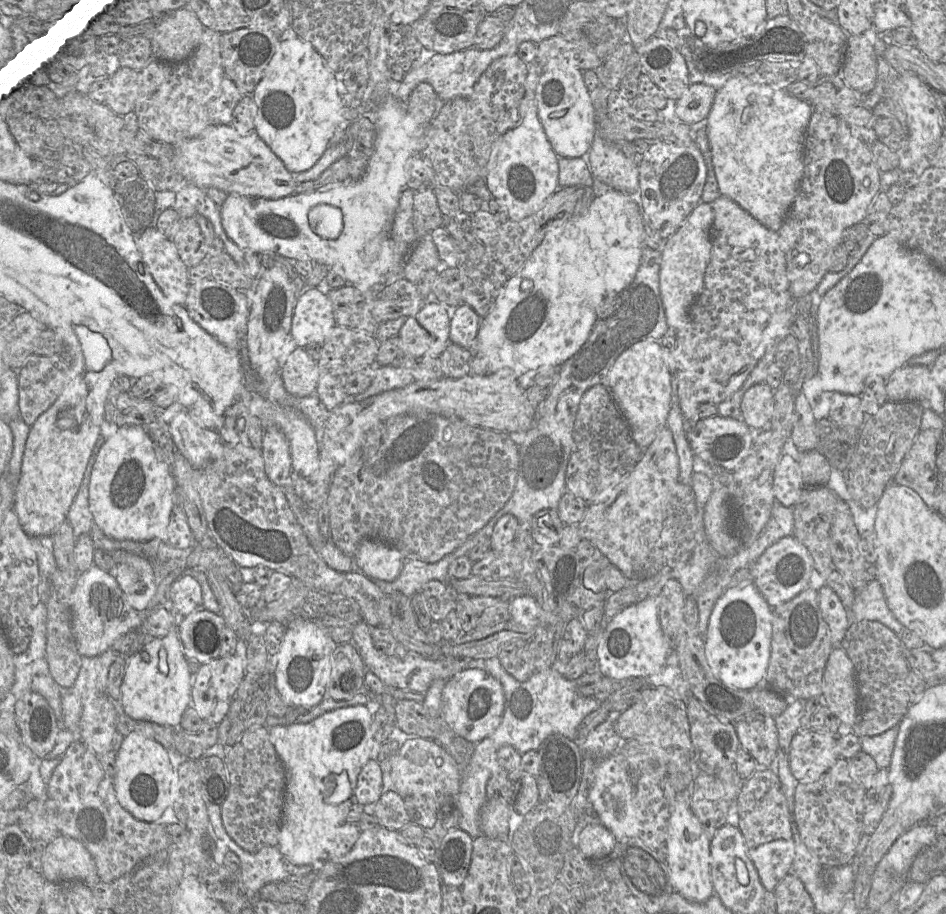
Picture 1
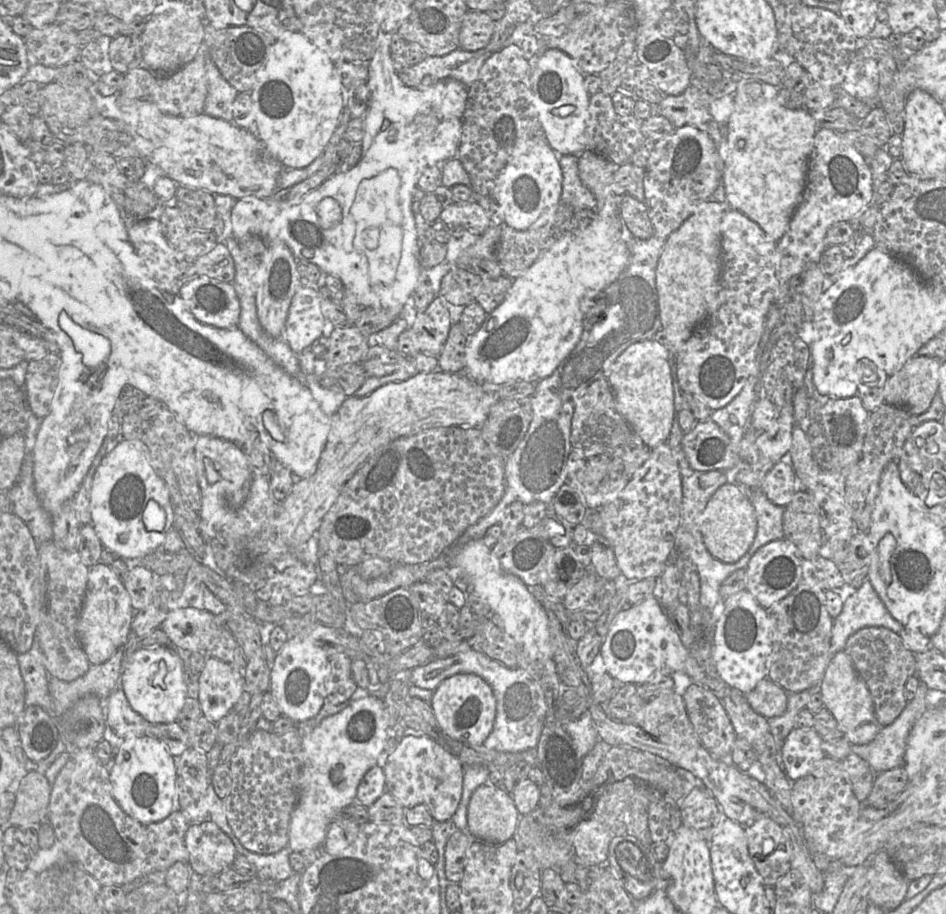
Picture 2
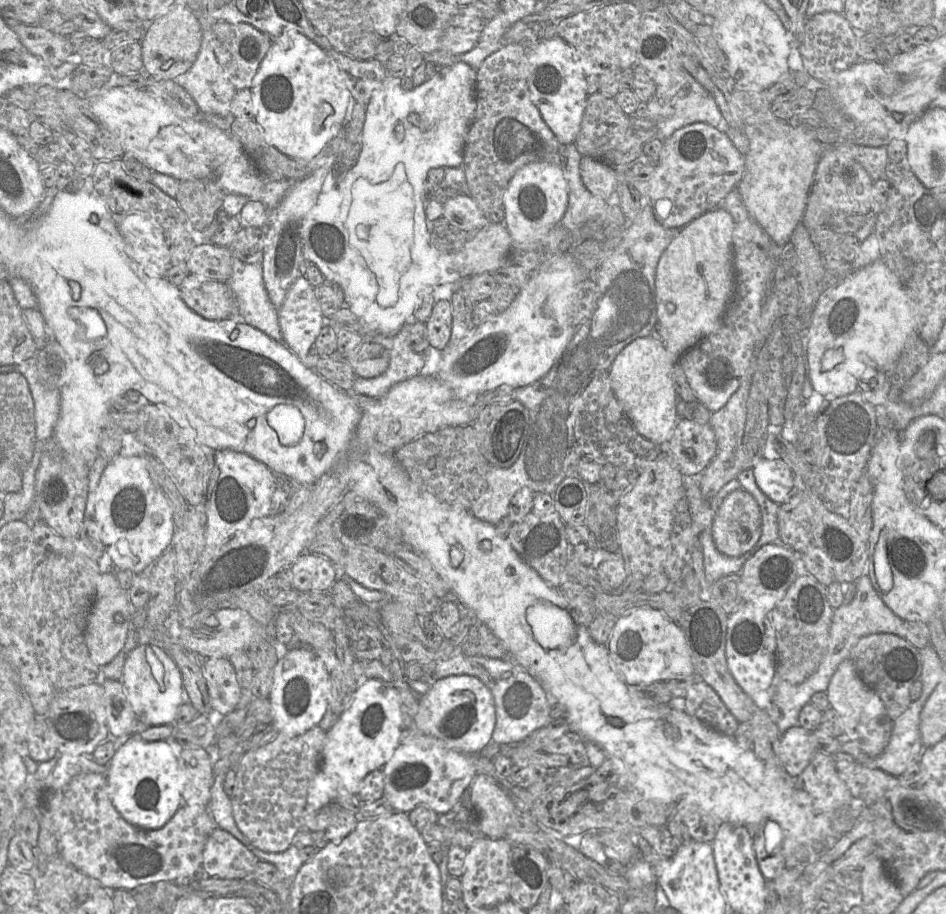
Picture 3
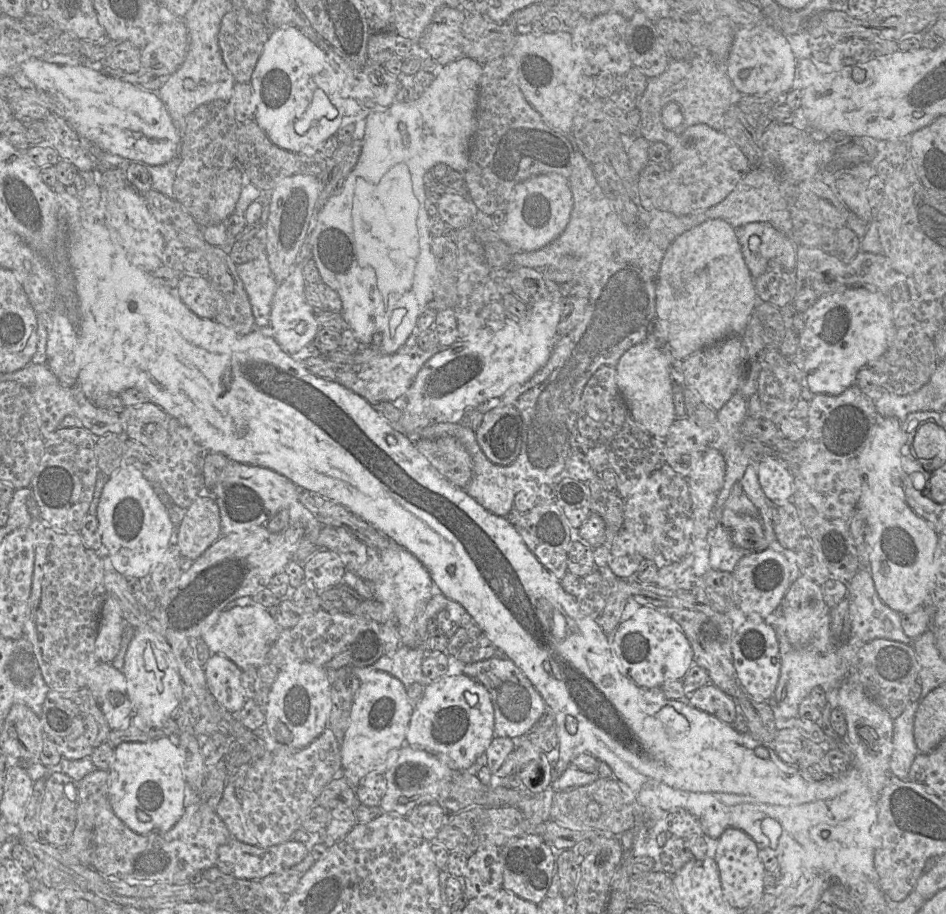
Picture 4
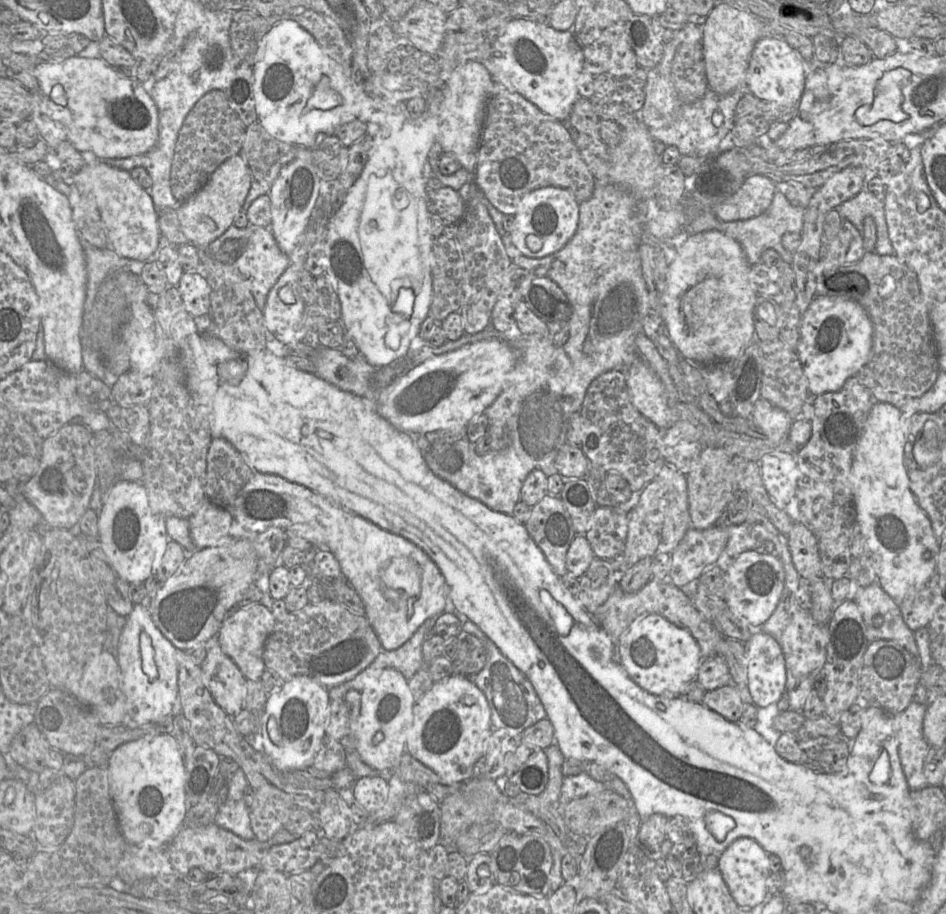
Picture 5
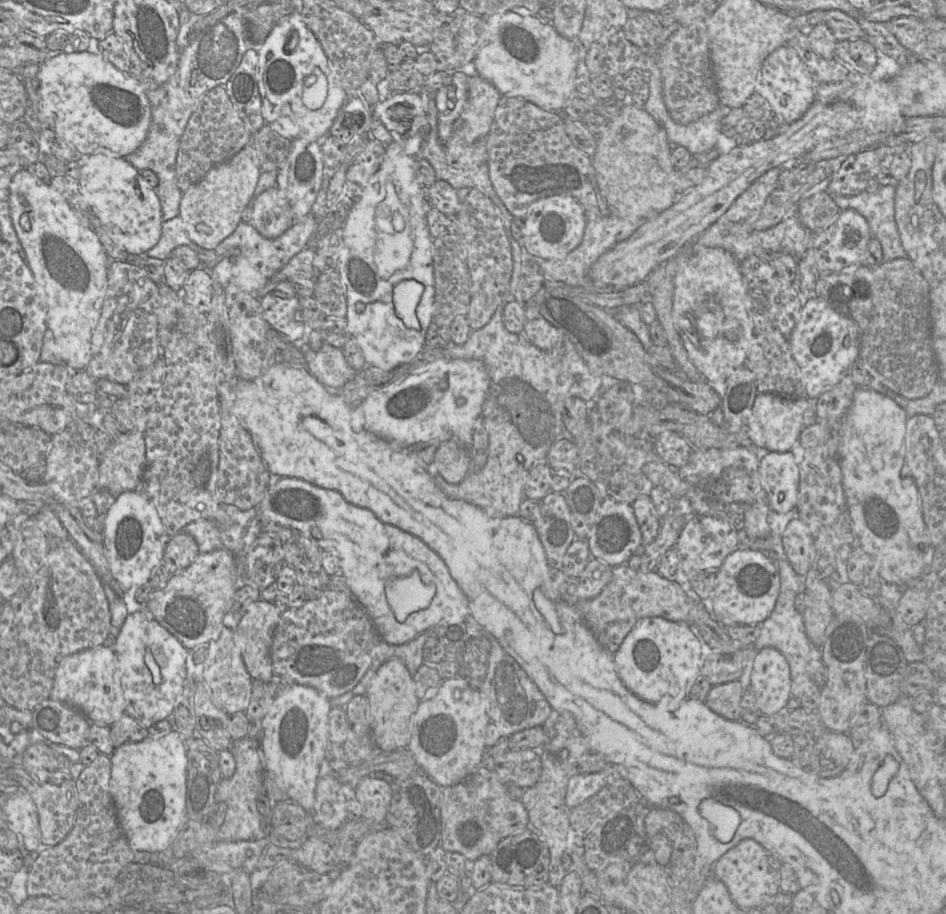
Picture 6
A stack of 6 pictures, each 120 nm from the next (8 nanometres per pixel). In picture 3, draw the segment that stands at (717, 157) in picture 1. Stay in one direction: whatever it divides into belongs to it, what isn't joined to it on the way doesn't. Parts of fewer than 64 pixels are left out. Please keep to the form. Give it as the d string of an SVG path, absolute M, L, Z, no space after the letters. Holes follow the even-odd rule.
M794 128L781 137L767 138L758 152L745 155L745 172L737 189L750 214L777 245L783 246L801 222L823 145L809 129Z

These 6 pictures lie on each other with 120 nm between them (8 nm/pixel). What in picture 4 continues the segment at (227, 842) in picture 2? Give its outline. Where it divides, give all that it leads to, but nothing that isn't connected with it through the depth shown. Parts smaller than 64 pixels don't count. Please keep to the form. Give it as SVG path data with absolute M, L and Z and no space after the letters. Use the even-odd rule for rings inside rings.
M231 838L228 843L219 848L216 868L223 875L238 879L261 881L275 872L291 869L301 862L308 853L306 844L292 839L271 847L259 847Z

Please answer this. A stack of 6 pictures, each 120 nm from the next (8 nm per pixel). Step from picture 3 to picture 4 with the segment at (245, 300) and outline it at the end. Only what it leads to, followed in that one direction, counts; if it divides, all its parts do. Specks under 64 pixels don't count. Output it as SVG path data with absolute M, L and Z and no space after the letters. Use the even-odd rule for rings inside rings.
M265 252L236 266L248 295L256 329L269 330L272 302L278 283L270 269Z

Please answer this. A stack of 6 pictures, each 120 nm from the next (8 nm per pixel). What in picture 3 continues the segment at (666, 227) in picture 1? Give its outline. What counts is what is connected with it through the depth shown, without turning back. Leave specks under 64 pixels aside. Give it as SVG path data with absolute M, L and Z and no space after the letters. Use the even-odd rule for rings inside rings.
M696 122L663 141L660 159L650 178L650 207L664 227L684 227L704 212L719 206L737 187L745 172L745 156L716 127Z

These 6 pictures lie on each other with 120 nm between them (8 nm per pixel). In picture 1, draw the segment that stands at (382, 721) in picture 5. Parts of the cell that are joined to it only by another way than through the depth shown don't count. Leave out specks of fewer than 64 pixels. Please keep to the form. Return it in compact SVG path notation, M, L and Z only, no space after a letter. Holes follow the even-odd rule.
M356 705L331 710L308 723L276 725L269 728L270 740L283 763L286 774L286 789L278 848L282 855L293 864L297 866L318 865L327 859L327 847L330 846L330 842L333 840L337 828L346 822L346 817L350 808L356 803L355 789L357 777L364 764L370 759L370 753L373 748L372 721L373 715L369 712L367 707L365 705Z

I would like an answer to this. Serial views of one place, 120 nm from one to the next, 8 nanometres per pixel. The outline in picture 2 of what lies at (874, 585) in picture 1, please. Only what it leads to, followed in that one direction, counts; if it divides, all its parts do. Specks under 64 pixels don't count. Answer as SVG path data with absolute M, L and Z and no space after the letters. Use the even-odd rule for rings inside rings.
M868 580L844 600L842 611L833 619L831 657L843 651L850 636L866 627L884 627L897 634L903 628L888 612Z

